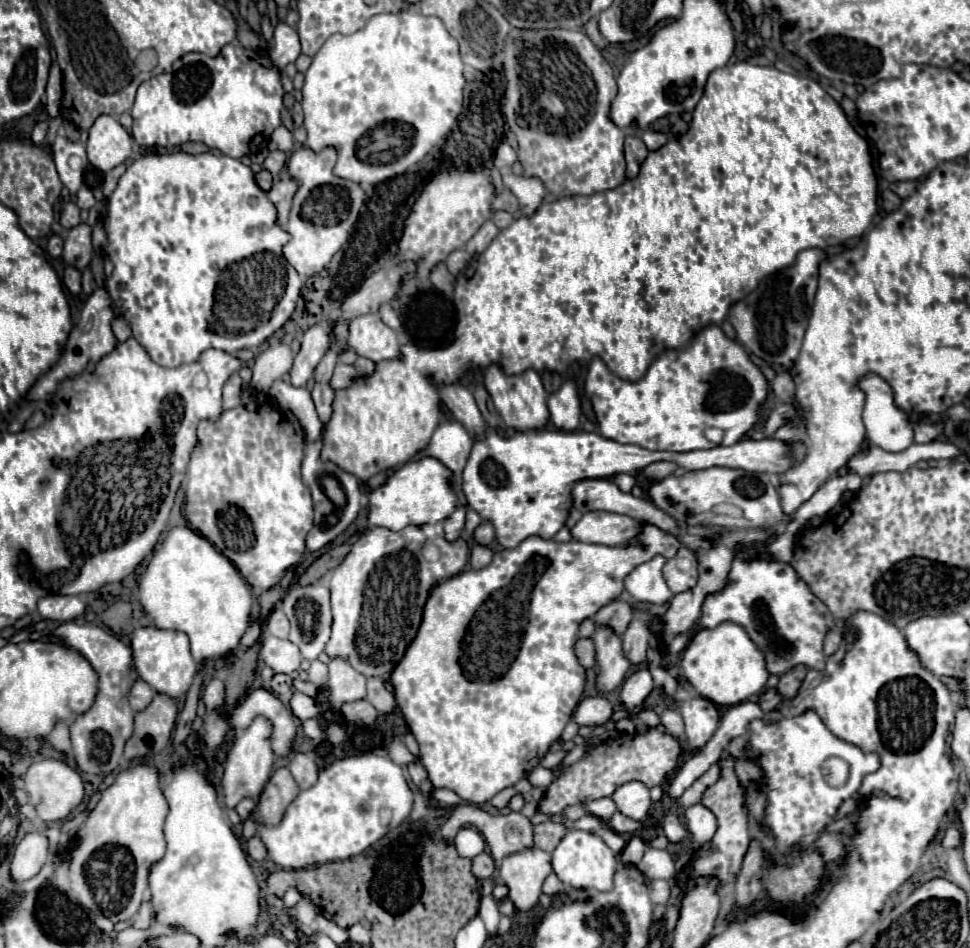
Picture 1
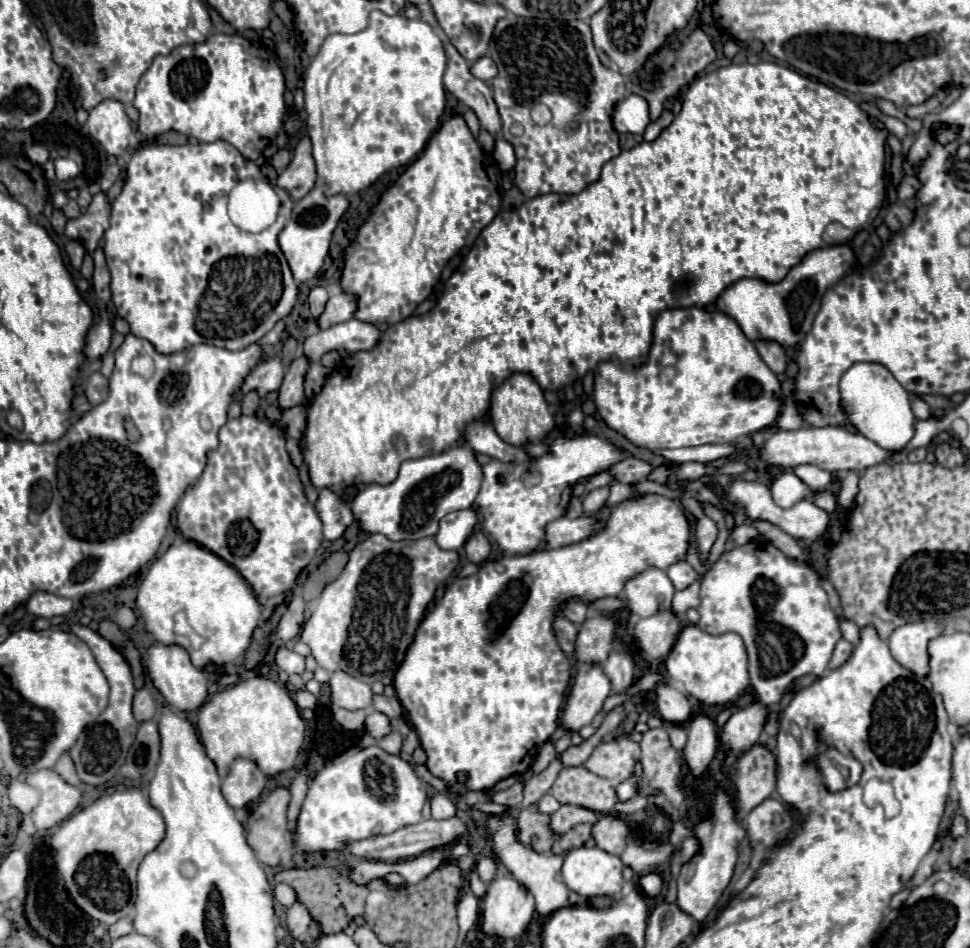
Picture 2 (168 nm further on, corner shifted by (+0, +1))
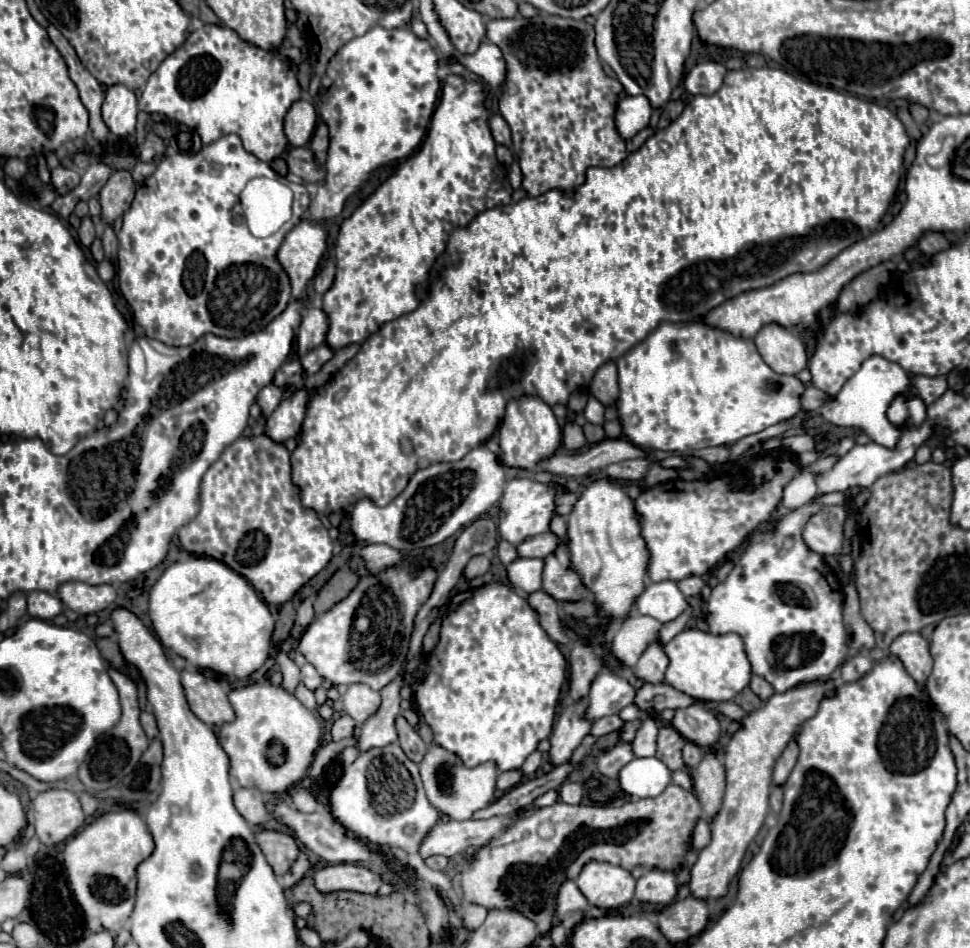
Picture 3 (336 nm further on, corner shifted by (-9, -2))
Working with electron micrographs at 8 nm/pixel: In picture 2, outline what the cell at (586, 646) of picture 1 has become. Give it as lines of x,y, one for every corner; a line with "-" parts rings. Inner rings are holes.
558,614
556,620
554,620
554,632
556,632
556,638
558,638
560,648
568,656
572,656
574,654
574,648
576,648
574,642
576,642
576,636
578,636
578,628
570,620
566,620
562,614

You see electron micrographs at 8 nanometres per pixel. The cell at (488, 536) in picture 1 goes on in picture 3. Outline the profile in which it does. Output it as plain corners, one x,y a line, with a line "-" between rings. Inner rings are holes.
477,555
467,563
463,575
465,575
465,579
475,579
475,577
485,575
489,571
489,567
491,567
491,561
485,555

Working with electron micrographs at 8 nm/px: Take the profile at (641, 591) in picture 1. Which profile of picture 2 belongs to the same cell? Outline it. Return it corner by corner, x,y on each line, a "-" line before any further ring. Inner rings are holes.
654,566
630,578
624,586
624,598
628,600
628,610
636,616
652,616
660,606
670,606
674,596
674,586
664,570

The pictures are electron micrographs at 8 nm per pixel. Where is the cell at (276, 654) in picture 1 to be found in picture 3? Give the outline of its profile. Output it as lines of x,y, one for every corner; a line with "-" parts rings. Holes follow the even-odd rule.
305,663
301,667
301,683
309,689
309,691
315,691
317,687
321,687
323,683
323,677
315,671
315,667
311,663

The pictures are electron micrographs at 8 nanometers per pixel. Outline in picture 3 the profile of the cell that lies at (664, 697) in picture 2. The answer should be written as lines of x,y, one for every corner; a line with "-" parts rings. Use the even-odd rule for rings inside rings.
705,707
677,709
671,723
687,741
699,743
699,747
713,747
721,739
719,719

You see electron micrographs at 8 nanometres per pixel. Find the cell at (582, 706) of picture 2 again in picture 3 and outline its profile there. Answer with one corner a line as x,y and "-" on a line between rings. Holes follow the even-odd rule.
577,701
573,707
567,707
561,713
561,717
555,721
549,737
549,743
551,743
549,763
553,767
559,767
565,761
569,761
575,747
591,731
591,723
583,719
583,713
585,713
585,703

